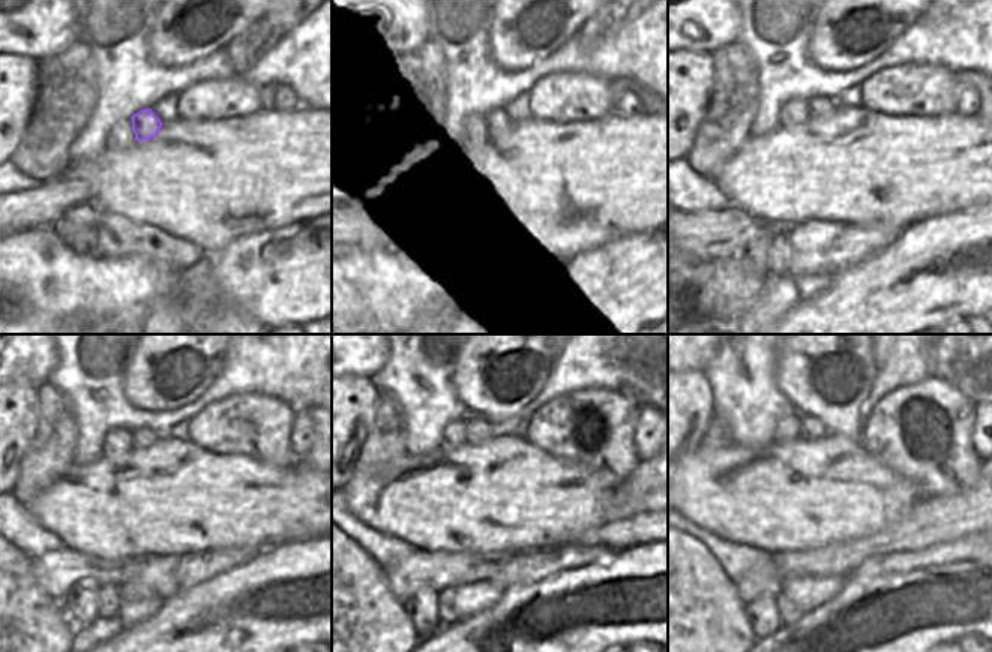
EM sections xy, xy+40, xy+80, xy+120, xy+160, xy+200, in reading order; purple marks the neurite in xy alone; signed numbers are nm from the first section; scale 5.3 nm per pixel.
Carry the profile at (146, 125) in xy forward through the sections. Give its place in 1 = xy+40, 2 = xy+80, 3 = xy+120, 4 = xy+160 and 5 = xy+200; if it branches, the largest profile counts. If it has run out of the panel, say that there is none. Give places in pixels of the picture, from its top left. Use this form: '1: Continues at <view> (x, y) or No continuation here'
1: Continues at xy+40 (496, 123)
2: Continues at xy+80 (818, 105)
3: Continues at xy+120 (141, 438)
4: Continues at xy+160 (477, 430)
5: Continues at xy+200 (812, 429)

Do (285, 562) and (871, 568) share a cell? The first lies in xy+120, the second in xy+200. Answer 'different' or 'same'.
different

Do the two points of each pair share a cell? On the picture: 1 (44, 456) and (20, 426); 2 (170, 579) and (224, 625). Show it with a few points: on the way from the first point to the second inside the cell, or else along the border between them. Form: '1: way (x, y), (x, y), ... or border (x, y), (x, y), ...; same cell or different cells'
1: border (39, 405), (39, 423), (18, 472); different cells
2: border (215, 576), (162, 603); different cells

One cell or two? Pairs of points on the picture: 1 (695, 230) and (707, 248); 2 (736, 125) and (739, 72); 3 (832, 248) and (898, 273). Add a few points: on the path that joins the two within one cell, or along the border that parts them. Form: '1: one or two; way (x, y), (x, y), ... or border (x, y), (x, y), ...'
1: two; border (731, 219), (716, 222), (683, 249)
2: one; way (736, 111), (736, 86)
3: two; border (893, 240), (865, 260), (842, 269), (833, 278)

